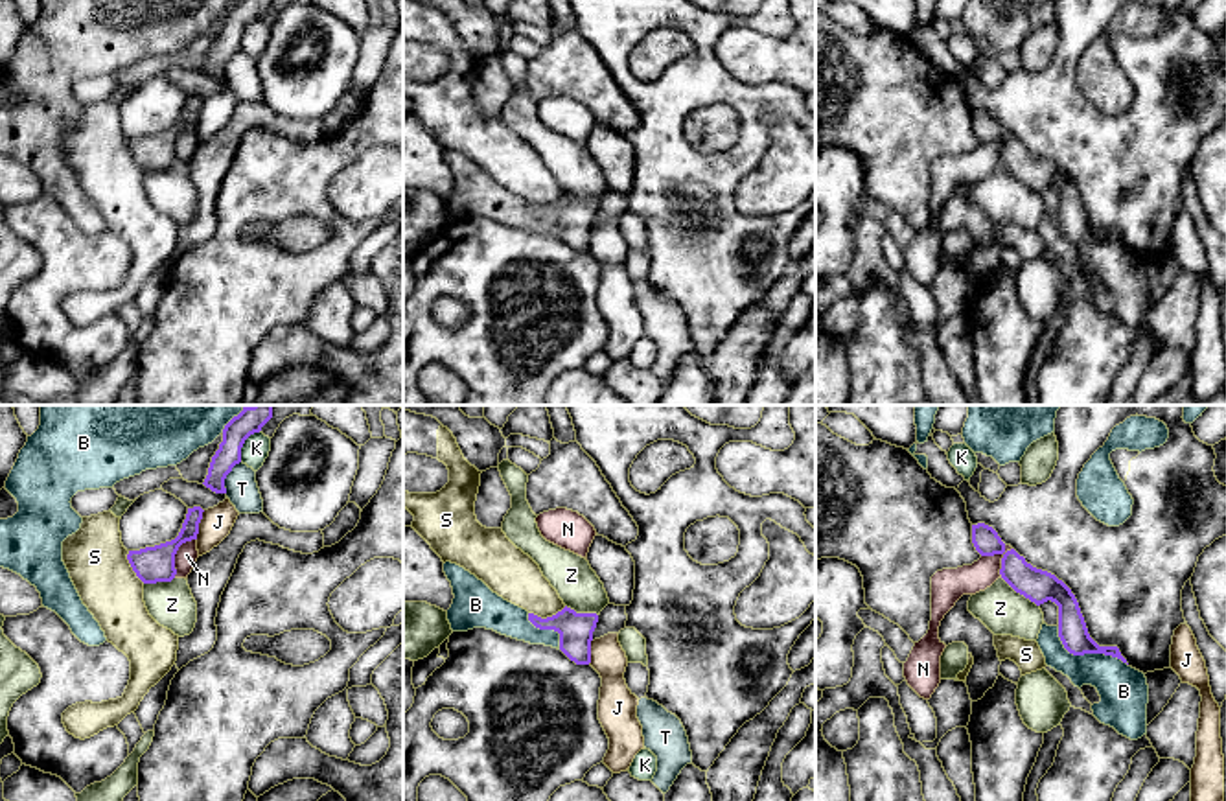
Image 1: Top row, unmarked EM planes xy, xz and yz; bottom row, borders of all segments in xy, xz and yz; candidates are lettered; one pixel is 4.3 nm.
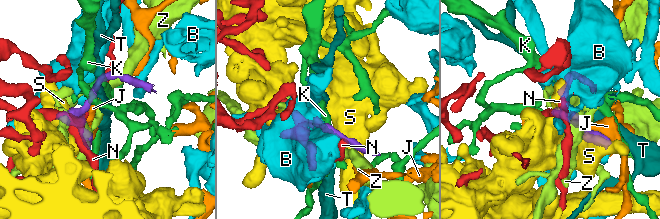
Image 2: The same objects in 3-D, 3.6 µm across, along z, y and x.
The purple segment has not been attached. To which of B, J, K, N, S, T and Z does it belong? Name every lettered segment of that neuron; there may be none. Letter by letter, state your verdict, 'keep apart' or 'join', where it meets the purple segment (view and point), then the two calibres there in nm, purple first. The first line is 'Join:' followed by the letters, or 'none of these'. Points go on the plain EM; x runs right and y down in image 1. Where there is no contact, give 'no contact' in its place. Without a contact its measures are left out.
Join: Z
B: keep apart | yz (1087, 240) | 130/220 nm
J: keep apart | xy (197, 113) | 160/140 nm
K: keep apart | xy (243, 30) | 110/120 nm
N: keep apart | yz (1002, 150) | 150/140 nm
S: keep apart | xz (547, 205) | 150/220 nm
T: keep apart | xy (225, 65) | 110/140 nm
Z: join | yz (1020, 181) | 150/200 nm

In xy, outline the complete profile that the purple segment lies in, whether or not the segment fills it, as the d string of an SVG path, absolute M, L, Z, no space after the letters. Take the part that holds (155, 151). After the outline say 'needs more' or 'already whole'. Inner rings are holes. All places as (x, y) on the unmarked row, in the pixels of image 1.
M201 94L188 96L182 116L175 127L129 138L127 147L144 171L171 169L175 166L175 142L182 131L197 127L202 99Z; already whole

